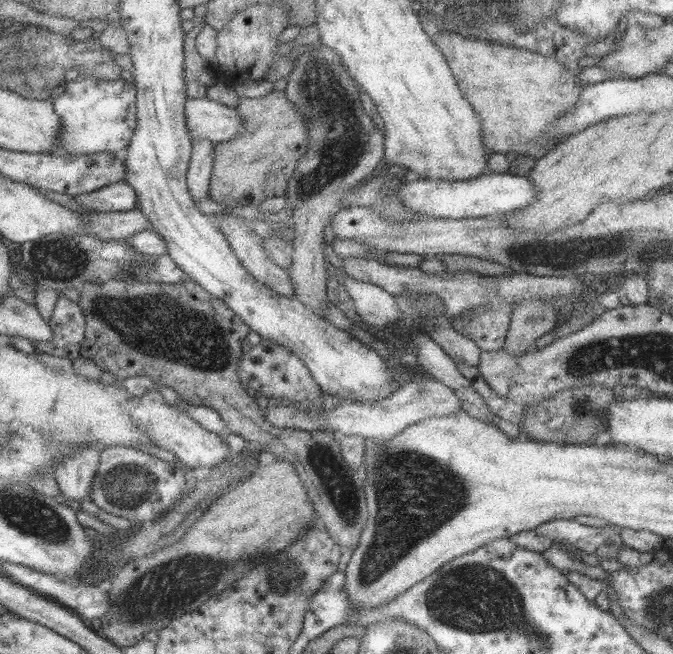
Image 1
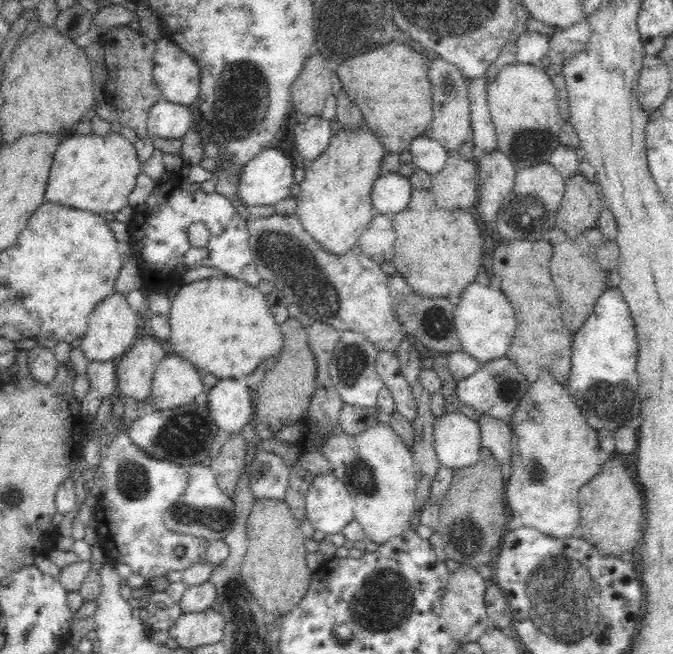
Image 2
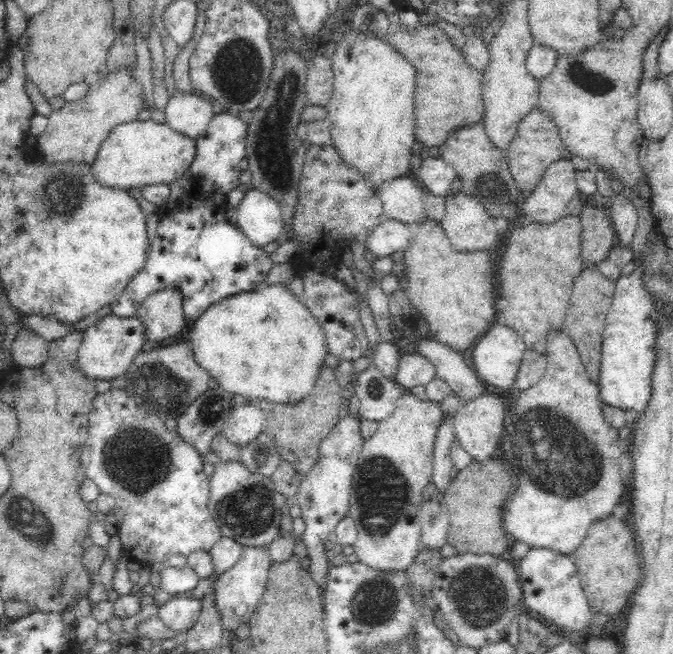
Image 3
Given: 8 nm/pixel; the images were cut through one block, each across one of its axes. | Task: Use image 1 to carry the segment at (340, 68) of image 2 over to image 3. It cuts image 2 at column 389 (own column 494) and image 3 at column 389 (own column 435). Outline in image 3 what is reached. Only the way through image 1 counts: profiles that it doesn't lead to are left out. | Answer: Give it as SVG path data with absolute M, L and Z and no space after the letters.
M433 25L418 28L399 27L397 32L386 33L383 40L400 53L415 69L414 104L415 140L426 147L440 147L448 133L472 123L482 122L484 105L482 100L483 73L468 66L462 50L456 49L450 39Z

